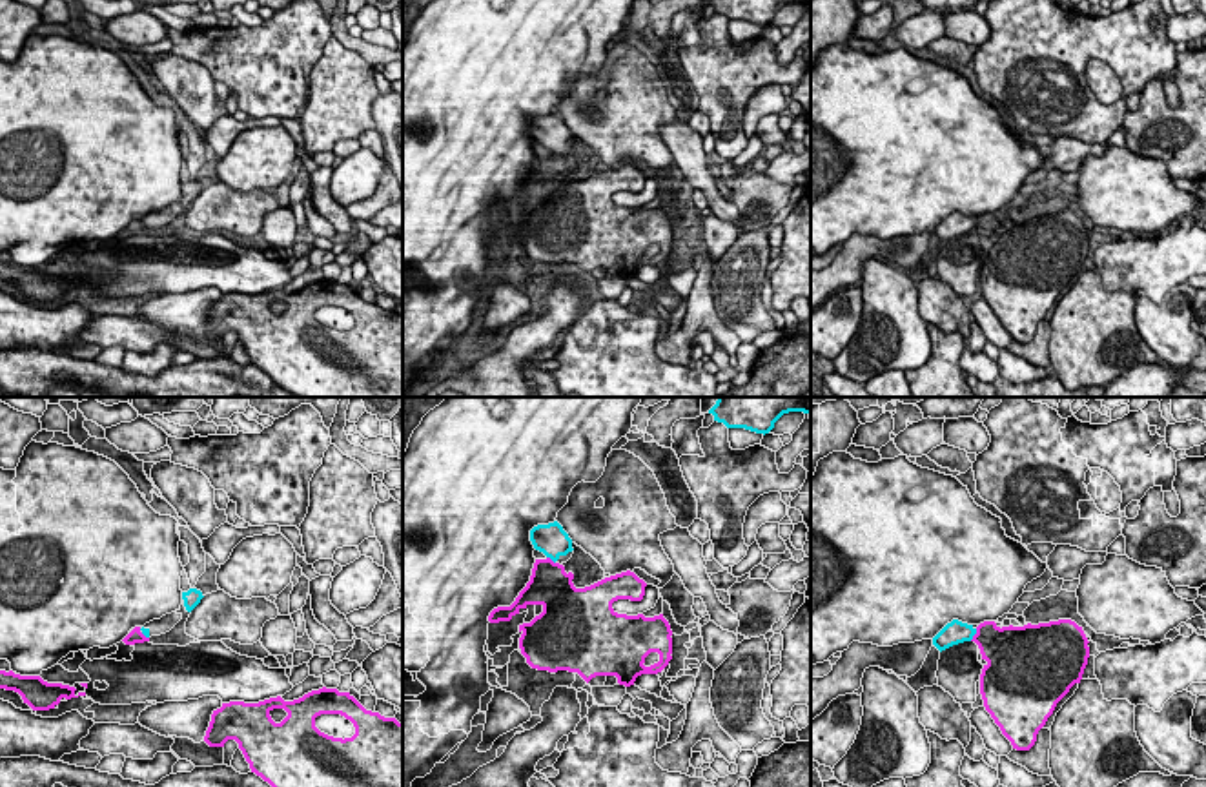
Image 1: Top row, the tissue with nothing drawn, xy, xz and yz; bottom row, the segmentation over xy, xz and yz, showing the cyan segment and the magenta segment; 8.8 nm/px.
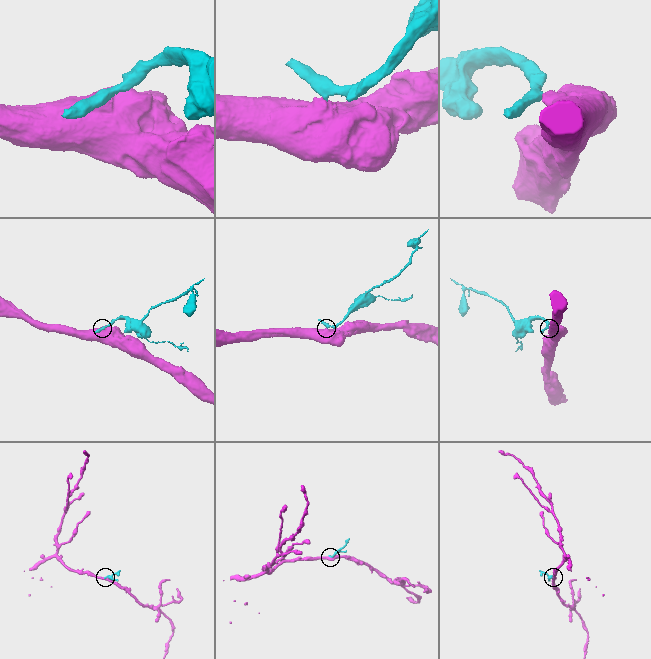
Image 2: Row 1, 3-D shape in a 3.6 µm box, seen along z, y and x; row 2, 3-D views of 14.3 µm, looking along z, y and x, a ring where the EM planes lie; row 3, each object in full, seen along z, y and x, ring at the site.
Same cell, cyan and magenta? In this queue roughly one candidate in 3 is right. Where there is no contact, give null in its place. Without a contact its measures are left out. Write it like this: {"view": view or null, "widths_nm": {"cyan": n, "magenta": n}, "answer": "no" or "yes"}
{"view": "yz", "widths_nm": {"cyan": 200, "magenta": 340}, "answer": "no"}

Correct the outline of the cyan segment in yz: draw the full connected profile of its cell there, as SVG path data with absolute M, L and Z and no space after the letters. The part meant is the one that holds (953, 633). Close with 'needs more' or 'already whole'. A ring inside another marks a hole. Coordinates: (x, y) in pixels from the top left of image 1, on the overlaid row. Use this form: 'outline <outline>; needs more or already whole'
outline M953 619L933 638L933 645L942 652L953 645L971 641L975 634L976 629L973 625Z; already whole

